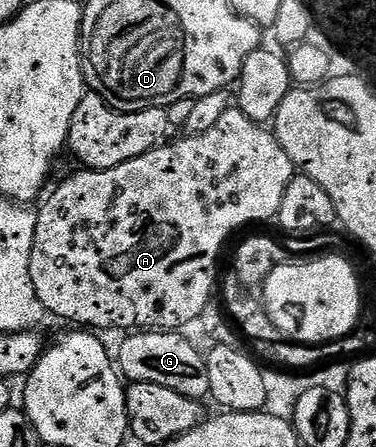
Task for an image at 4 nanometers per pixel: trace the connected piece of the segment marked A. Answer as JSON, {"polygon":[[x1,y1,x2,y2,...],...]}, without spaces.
{"polygon":[[230,109,227,113,223,113,223,117,219,117,219,122,215,125,215,129,207,129,207,133,199,133,198,135,185,135,180,137,172,143,166,142,164,145,154,147,153,150,148,151,143,157,135,157,131,161,127,161,123,165,115,165,115,169,107,169,106,171,91,171,88,169,77,169,70,179,65,179,53,192,48,192,47,198,40,204,37,211,37,224,35,225,35,241,31,245,31,285,35,285,35,293,39,297,39,301,43,301,46,312,50,316,58,315,61,319,66,319,67,322,73,323,69,325,76,325,81,329,97,329,93,327,133,327,129,329,185,329,188,323,196,324,200,320,203,309,214,298,213,286,217,283,217,258,221,255,221,246,229,239,229,234,232,231,237,231,240,227,245,227,248,223,261,223,264,219,272,220,277,214,279,205,283,201,283,193,287,193,287,185,292,181,295,168,291,157,287,157,287,153,283,153,283,145,279,145,279,141,275,138,274,132,268,126,256,123,249,120,238,109]]}

